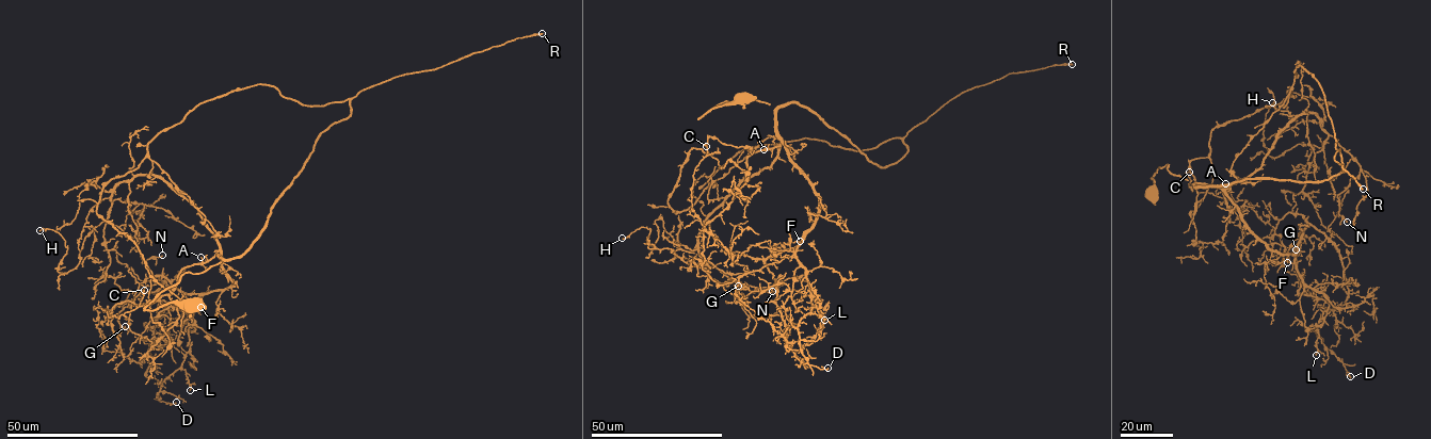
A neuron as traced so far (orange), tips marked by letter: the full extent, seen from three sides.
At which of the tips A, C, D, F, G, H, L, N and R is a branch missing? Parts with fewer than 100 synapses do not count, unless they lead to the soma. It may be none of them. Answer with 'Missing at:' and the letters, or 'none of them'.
Missing at: R

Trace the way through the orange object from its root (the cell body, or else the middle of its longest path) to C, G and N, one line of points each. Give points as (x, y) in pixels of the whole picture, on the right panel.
C: (1148, 193), (1167, 164), (1193, 182), (1229, 188), (1221, 184), (1231, 209), (1247, 200), (1198, 193), (1189, 172)
G: (1148, 193), (1167, 164), (1218, 185), (1285, 254), (1312, 225), (1339, 253), (1345, 304), (1315, 302), (1296, 249)
N: (1148, 193), (1167, 164), (1220, 188), (1248, 178), (1306, 110), (1361, 166), (1337, 196), (1347, 222)

